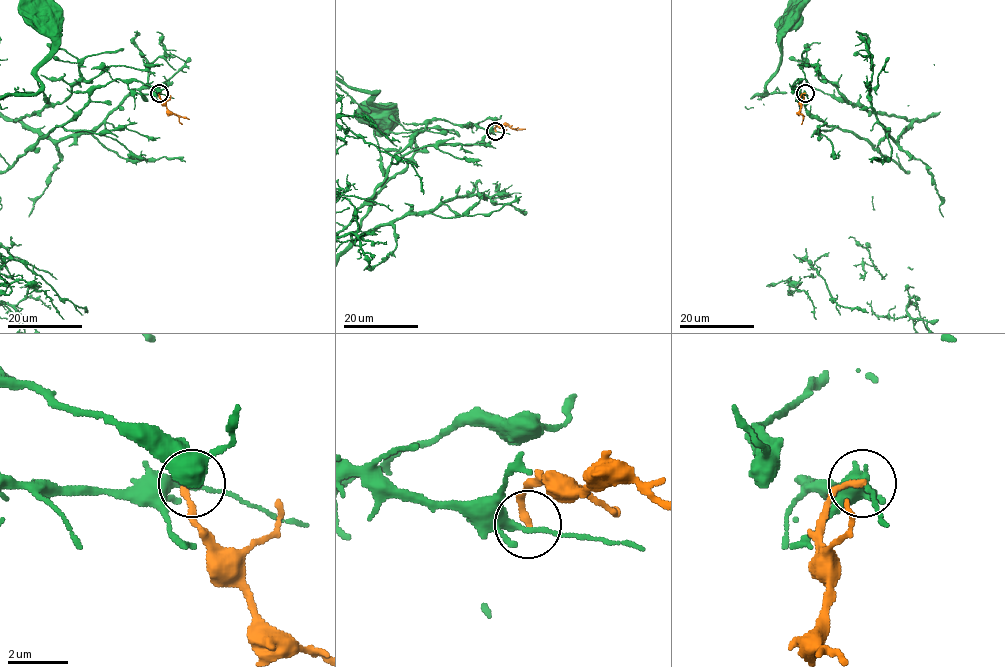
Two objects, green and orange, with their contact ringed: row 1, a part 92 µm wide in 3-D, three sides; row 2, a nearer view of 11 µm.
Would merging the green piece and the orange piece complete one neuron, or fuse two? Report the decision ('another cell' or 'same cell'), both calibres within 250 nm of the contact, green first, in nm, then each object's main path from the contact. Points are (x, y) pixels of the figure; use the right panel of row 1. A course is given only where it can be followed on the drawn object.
another cell; 220 nm thick on the green side, 200 nm on the other; orange runs (805, 93), (799, 100), (802, 119)

